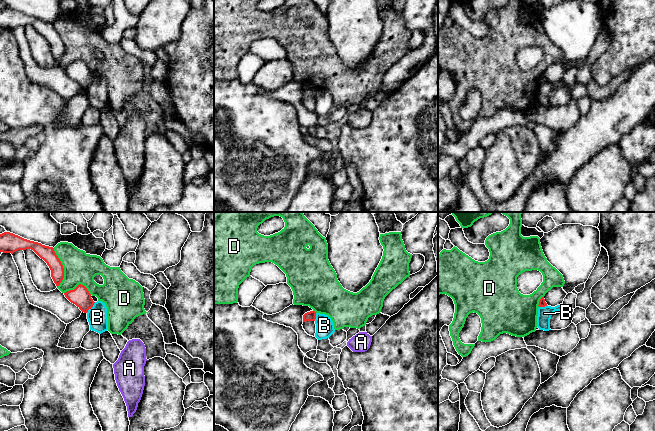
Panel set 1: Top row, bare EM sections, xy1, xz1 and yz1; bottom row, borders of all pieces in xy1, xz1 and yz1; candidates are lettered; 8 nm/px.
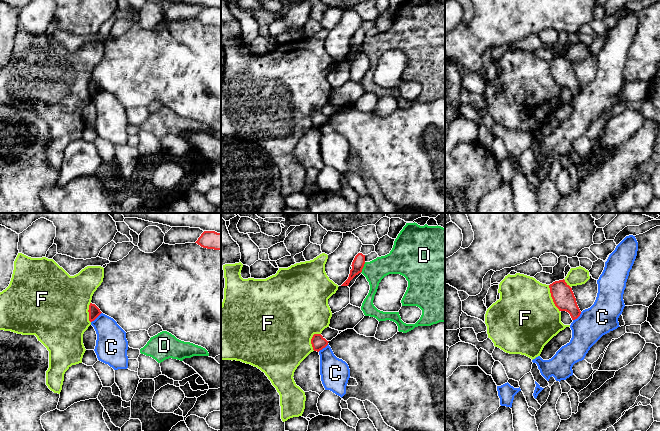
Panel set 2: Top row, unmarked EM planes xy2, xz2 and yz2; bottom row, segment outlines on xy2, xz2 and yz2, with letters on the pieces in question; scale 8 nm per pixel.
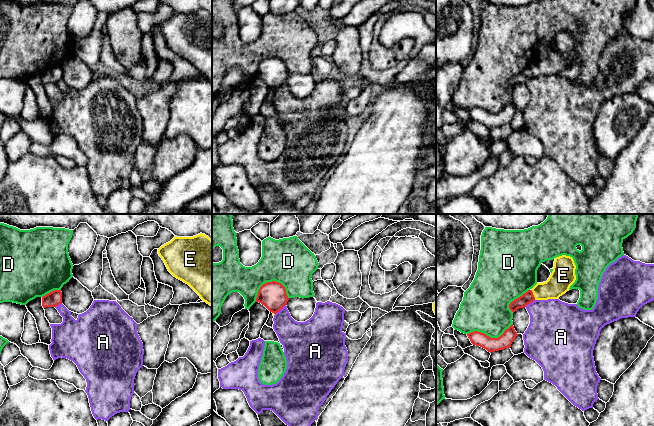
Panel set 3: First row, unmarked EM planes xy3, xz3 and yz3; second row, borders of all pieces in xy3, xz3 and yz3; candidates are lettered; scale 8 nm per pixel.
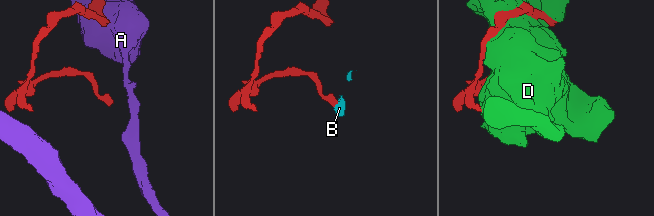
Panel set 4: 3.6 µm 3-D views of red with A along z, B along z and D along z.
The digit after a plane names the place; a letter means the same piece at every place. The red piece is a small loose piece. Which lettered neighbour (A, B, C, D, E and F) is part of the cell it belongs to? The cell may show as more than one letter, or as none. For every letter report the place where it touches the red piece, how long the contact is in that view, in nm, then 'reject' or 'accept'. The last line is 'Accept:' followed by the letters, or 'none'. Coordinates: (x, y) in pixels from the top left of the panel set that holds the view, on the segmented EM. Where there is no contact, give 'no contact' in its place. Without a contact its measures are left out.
A: xz3 (280, 309) | 120 nm | reject
B: xy1 (91, 307) | 120 nm | reject
C: xy2 (96, 317) | 120 nm | reject
D: xz3 (269, 282) | 280 nm | reject
E: yz3 (533, 295) | 90 nm | accept
F: yz2 (552, 298) | 240 nm | reject
Accept: E

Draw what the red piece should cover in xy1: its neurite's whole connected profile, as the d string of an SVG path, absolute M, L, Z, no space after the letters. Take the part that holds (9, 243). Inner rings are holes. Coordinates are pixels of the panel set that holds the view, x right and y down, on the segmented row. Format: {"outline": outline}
{"outline": "M10 232L0 234L0 252L13 254L18 250L26 249L33 250L47 263L51 270L51 277L58 287L64 278L64 268L53 247L24 239Z"}

